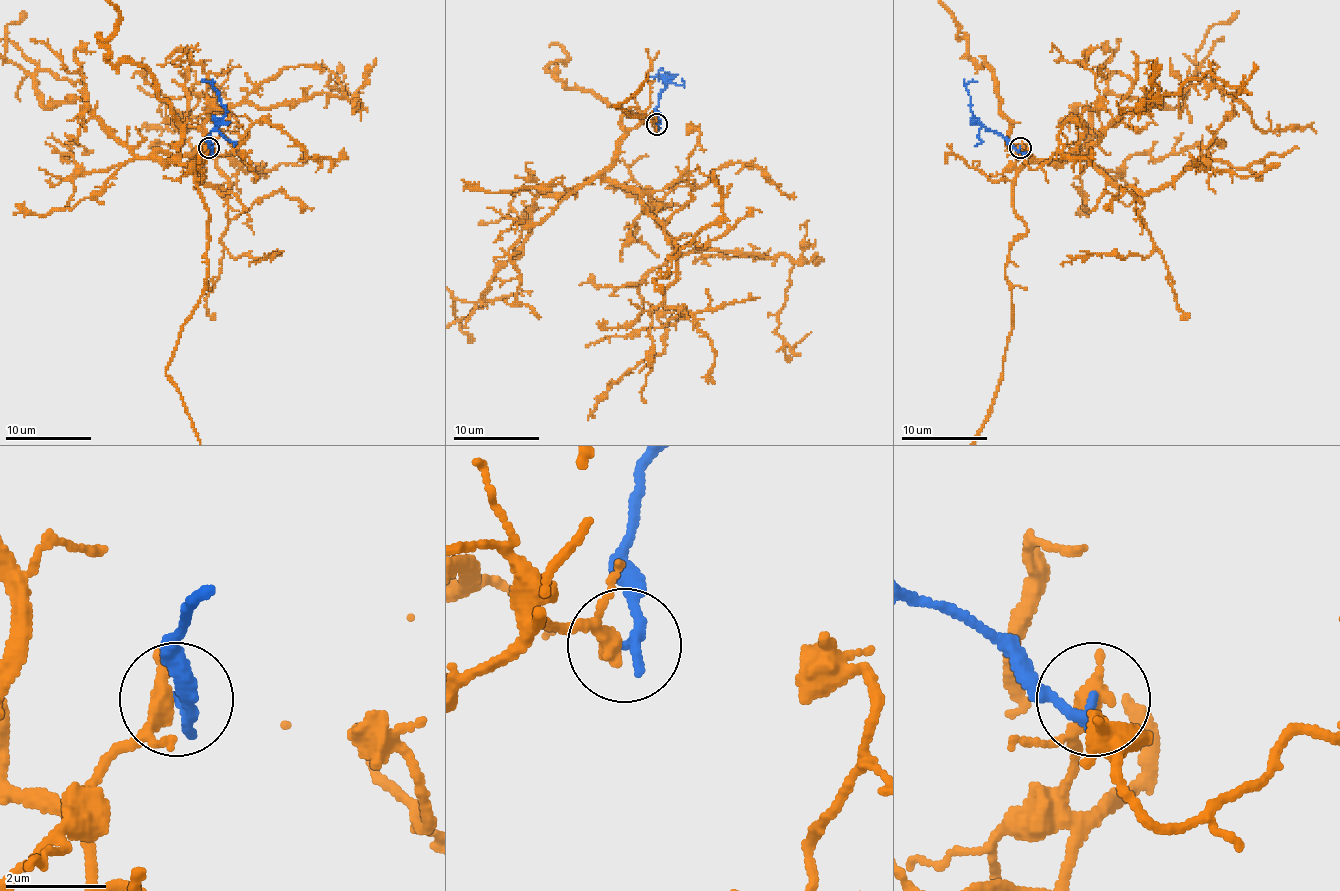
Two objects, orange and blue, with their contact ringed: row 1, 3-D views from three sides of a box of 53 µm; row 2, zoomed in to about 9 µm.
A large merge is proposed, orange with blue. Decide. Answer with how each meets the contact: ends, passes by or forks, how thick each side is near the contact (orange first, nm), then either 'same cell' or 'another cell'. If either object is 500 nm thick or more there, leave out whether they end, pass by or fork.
orange passes by; blue ends there; 320 nm thick on the orange side, 240 nm on the other; another cell

